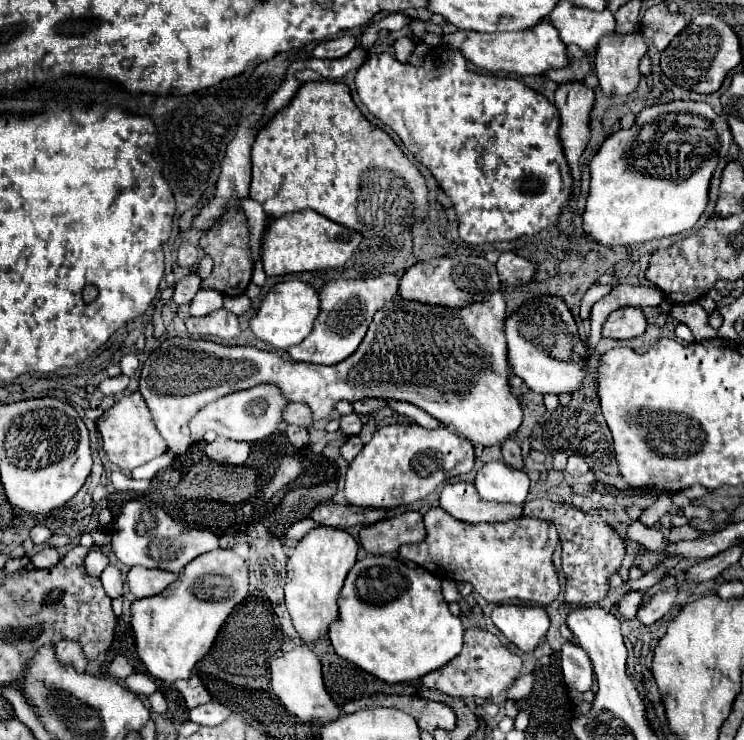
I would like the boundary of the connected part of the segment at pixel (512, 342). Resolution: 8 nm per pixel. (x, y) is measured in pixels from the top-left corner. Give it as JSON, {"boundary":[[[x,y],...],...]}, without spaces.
{"boundary":[[[537,296],[517,310],[513,310],[505,320],[507,336],[507,358],[511,370],[537,394],[561,394],[577,392],[581,378],[587,372],[585,344],[581,342],[575,318],[567,308],[565,300],[559,296]]]}

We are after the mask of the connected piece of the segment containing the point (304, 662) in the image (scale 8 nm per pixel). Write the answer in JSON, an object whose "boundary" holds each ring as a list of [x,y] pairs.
{"boundary":[[[297,646],[287,654],[271,658],[269,670],[271,670],[271,690],[283,702],[283,706],[299,720],[303,722],[311,722],[317,718],[335,720],[341,716],[341,706],[337,706],[337,702],[325,690],[323,676],[321,676],[321,662],[311,648]]]}

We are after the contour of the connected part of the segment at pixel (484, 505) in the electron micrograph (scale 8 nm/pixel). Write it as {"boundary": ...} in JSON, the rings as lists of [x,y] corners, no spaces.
{"boundary":[[[471,482],[445,484],[439,496],[439,506],[453,518],[471,524],[507,522],[523,516],[523,506],[519,504],[497,504],[497,502],[481,500]]]}

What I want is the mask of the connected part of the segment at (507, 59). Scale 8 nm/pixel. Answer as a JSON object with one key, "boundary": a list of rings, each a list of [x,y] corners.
{"boundary":[[[541,20],[539,24],[535,24],[529,30],[519,30],[519,32],[479,34],[479,32],[469,32],[469,30],[457,30],[453,34],[445,34],[441,40],[441,46],[461,52],[477,68],[483,68],[489,72],[503,70],[503,72],[527,76],[527,74],[543,74],[545,70],[563,68],[567,64],[565,44],[557,36],[557,30],[545,20]]]}

